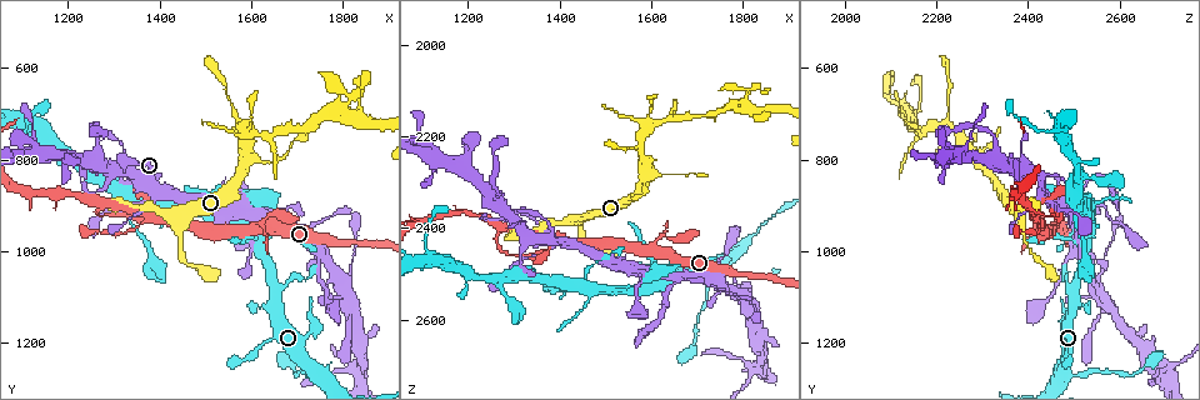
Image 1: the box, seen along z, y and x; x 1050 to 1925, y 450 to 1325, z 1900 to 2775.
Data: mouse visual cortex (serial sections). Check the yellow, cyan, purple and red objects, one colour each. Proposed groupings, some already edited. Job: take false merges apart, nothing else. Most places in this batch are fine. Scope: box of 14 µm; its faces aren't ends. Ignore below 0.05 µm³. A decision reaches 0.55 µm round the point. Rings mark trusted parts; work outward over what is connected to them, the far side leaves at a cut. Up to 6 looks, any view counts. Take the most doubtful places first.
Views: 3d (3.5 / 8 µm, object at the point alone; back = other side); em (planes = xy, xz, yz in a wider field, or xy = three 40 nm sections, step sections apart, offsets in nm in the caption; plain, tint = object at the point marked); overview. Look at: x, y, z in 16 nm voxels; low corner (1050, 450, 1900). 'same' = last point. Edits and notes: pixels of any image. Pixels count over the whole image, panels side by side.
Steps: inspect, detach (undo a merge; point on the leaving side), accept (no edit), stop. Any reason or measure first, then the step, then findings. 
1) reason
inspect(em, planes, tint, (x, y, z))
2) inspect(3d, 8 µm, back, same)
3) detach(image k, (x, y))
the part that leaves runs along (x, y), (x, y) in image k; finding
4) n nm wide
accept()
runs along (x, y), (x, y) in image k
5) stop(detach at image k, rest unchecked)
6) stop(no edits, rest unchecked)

branch point
inspect(3d, 3.5 µm, (1590, 730, 2175))

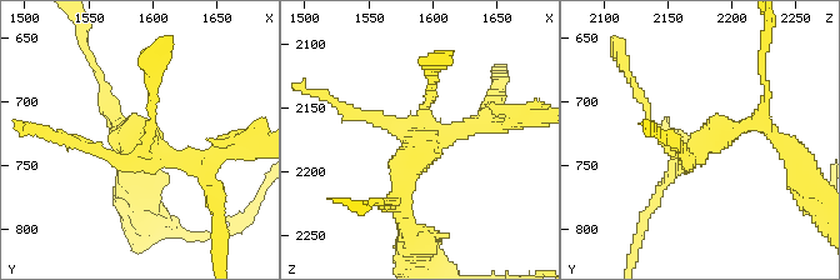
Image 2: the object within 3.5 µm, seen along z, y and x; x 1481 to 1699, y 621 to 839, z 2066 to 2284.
inspect(em, planes, plain, (1596, 734, 2178))

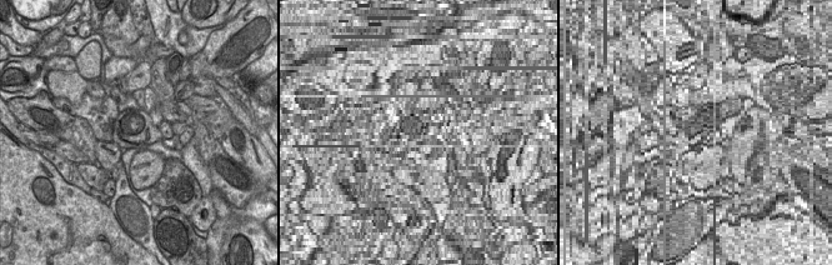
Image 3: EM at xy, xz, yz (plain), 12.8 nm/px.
inspect(em, planes, tint, same)

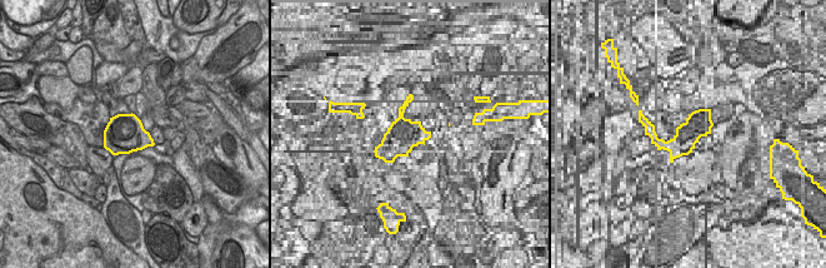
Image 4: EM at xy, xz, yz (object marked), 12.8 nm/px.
accept()
runs along (403, 211), (418, 150), (498, 125) in image 2; one cell here

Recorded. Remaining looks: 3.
thin neck
inspect(3d, 3.5 µm, (1330, 950, 2420))

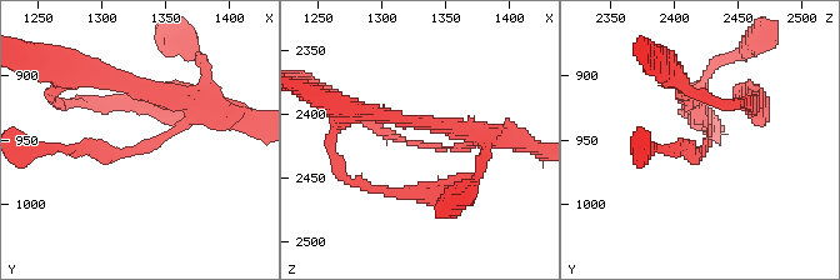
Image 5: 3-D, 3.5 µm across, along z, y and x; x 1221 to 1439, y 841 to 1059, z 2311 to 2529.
arms of 150, 250 nm; need the tissue
inspect(em, planes, tint, (1334, 954, 2426))

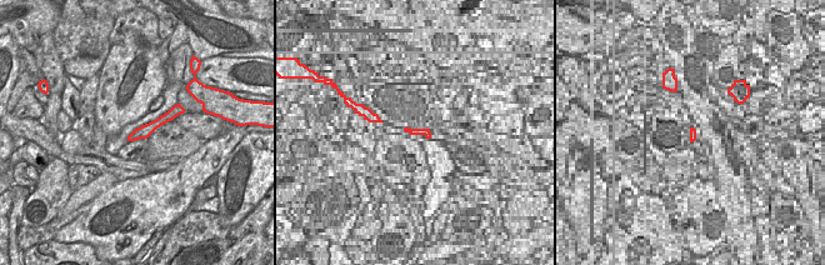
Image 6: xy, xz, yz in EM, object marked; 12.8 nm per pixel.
accept()
runs along (213, 108), (125, 154), (75, 146) in image 5; all the same cell

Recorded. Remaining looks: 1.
stop(no edits, rest unchecked)

